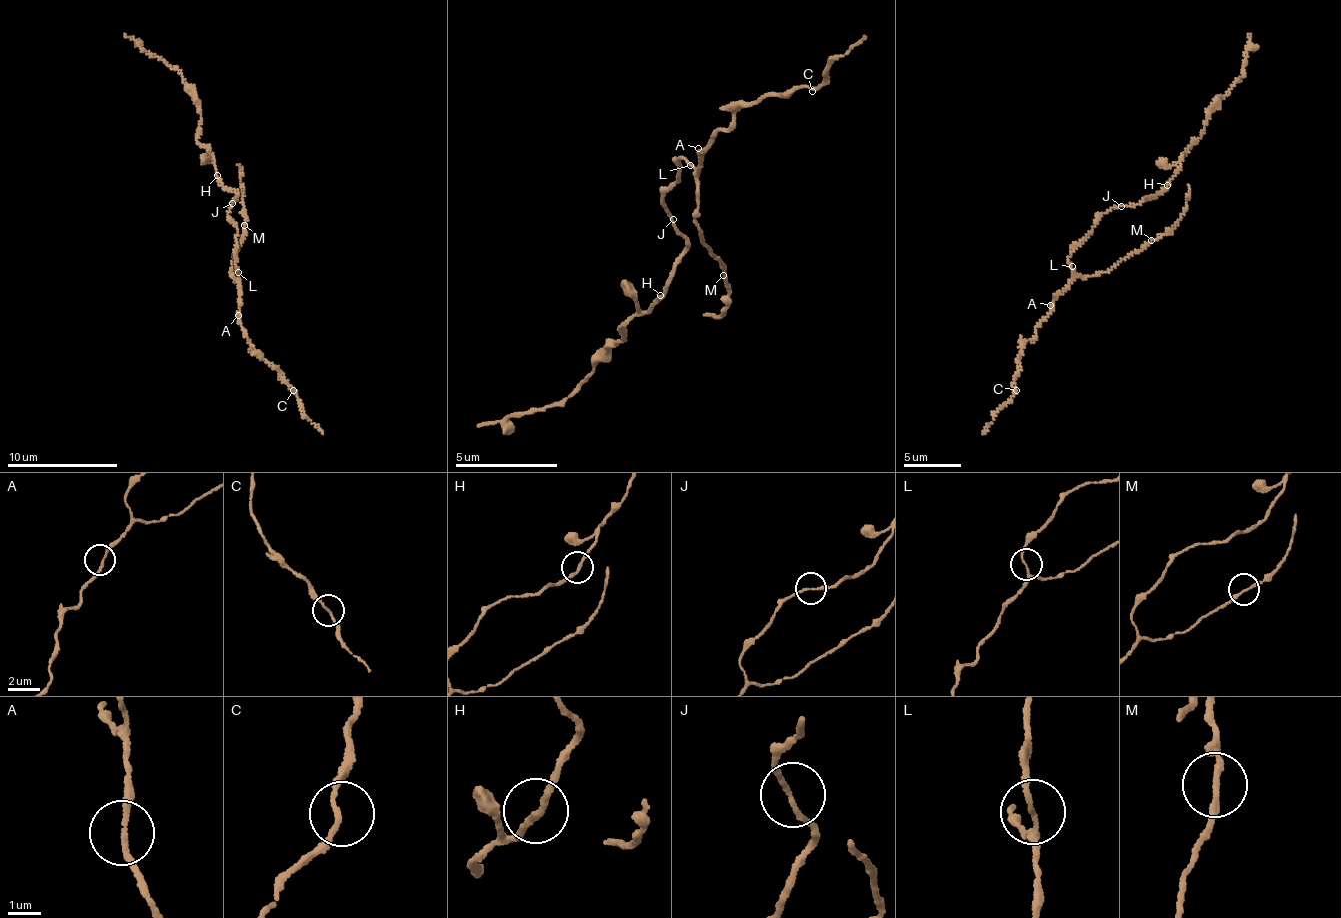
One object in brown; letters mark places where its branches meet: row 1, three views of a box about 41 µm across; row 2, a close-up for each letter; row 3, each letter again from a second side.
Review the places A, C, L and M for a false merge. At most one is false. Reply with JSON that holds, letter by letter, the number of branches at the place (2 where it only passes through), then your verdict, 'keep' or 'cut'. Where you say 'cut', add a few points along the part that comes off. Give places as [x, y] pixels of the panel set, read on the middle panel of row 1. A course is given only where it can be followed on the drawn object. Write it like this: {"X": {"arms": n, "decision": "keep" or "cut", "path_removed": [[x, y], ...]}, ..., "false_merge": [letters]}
{"A": {"arms": 2, "decision": "keep"}, "C": {"arms": 2, "decision": "keep"}, "L": {"arms": 3, "decision": "keep"}, "M": {"arms": 2, "decision": "keep"}, "false_merge": []}

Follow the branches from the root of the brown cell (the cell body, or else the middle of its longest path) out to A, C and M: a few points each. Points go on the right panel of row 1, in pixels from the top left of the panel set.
A: (1105, 213), (1089, 237), (1070, 254), (1068, 266), (1072, 269), (1072, 283), (1050, 305)
C: (1105, 213), (1089, 237), (1070, 254), (1072, 283), (1057, 297), (1054, 308), (1024, 344), (1016, 390)
M: (1105, 213), (1089, 237), (1070, 254), (1068, 266), (1078, 274), (1091, 276), (1108, 272), (1151, 240)

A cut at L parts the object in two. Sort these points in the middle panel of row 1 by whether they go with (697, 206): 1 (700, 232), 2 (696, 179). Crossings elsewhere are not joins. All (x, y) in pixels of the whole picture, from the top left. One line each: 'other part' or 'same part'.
1: same part
2: same part

